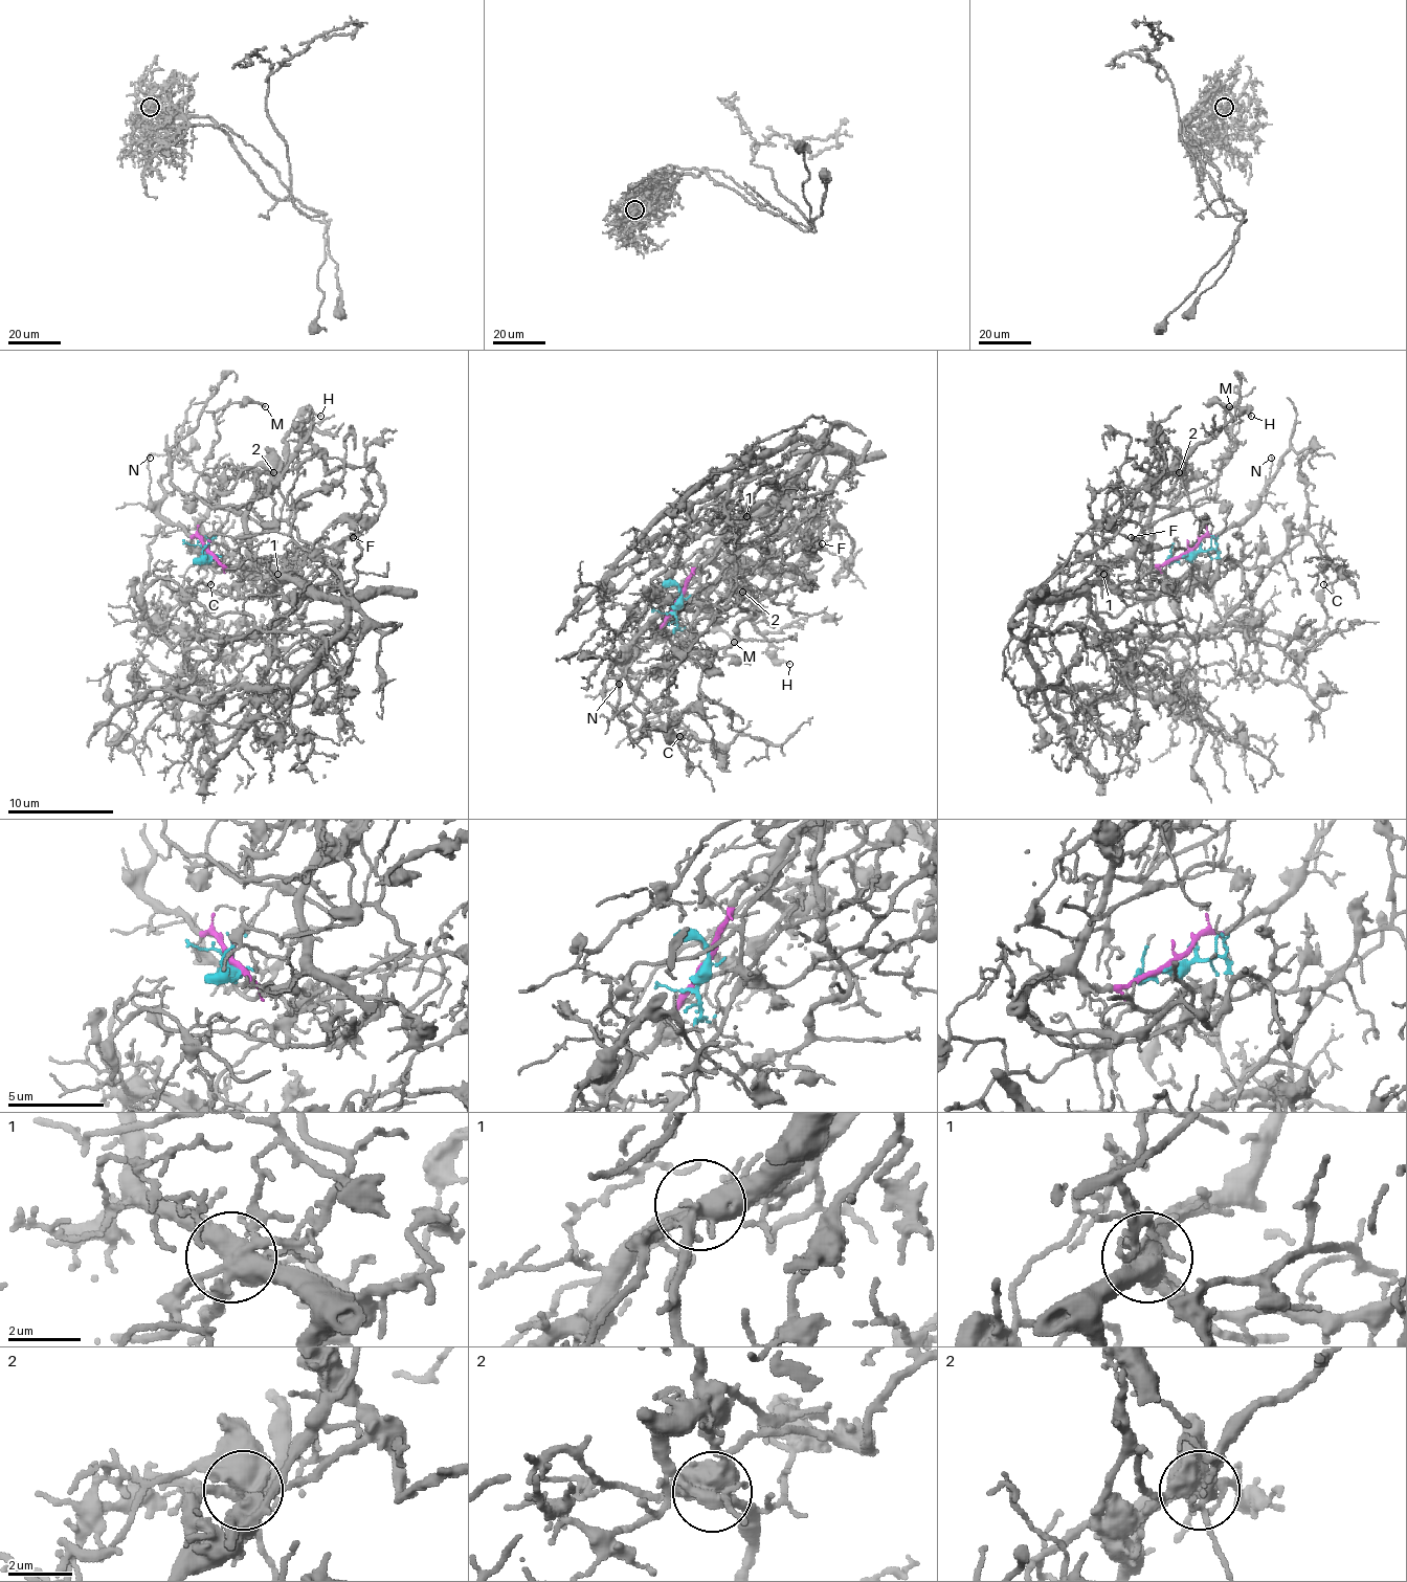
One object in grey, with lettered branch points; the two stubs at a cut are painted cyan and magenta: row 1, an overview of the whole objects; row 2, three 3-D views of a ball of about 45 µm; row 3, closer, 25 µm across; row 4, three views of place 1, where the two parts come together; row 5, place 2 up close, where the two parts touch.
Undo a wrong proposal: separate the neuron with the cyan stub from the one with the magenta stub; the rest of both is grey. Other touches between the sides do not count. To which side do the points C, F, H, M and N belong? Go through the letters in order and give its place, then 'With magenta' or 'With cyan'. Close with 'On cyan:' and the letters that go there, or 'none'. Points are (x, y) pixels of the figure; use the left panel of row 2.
C: Place: (210, 584). With cyan
F: Place: (353, 537). With cyan
H: Place: (320, 416). With magenta
M: Place: (265, 406). With cyan
N: Place: (150, 458). With magenta
On cyan: C, F, M

